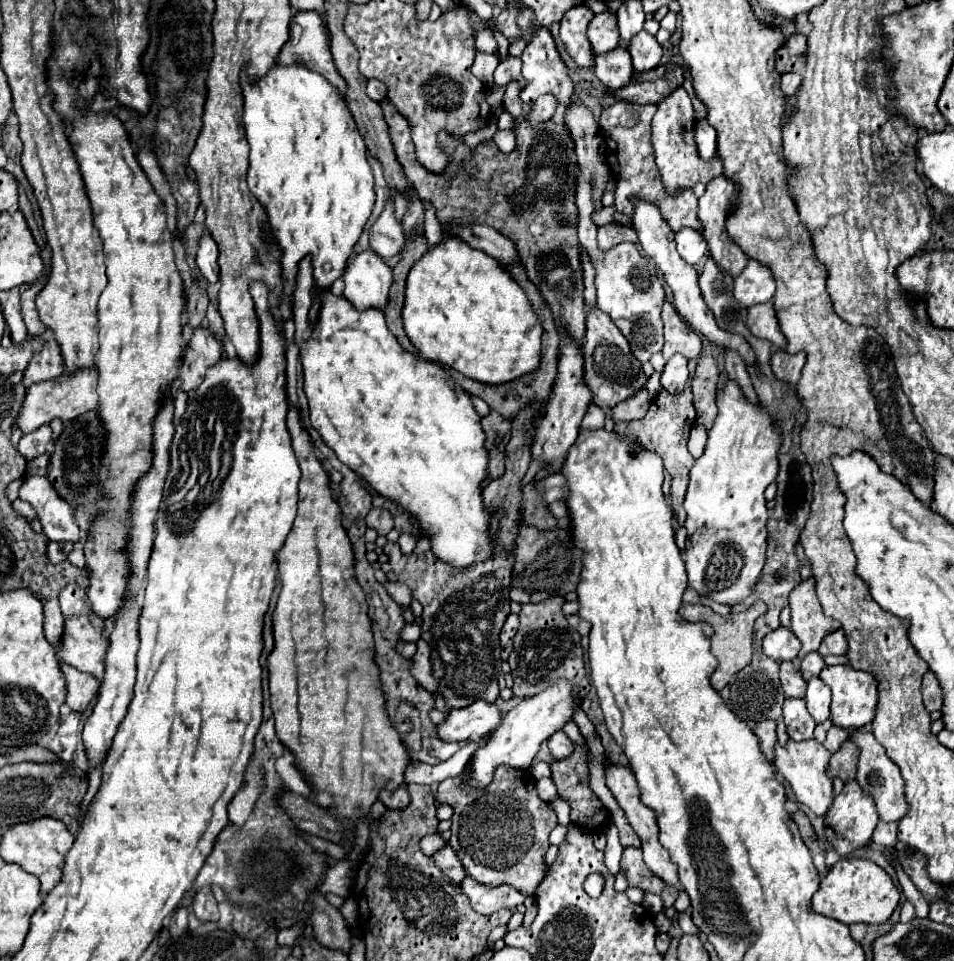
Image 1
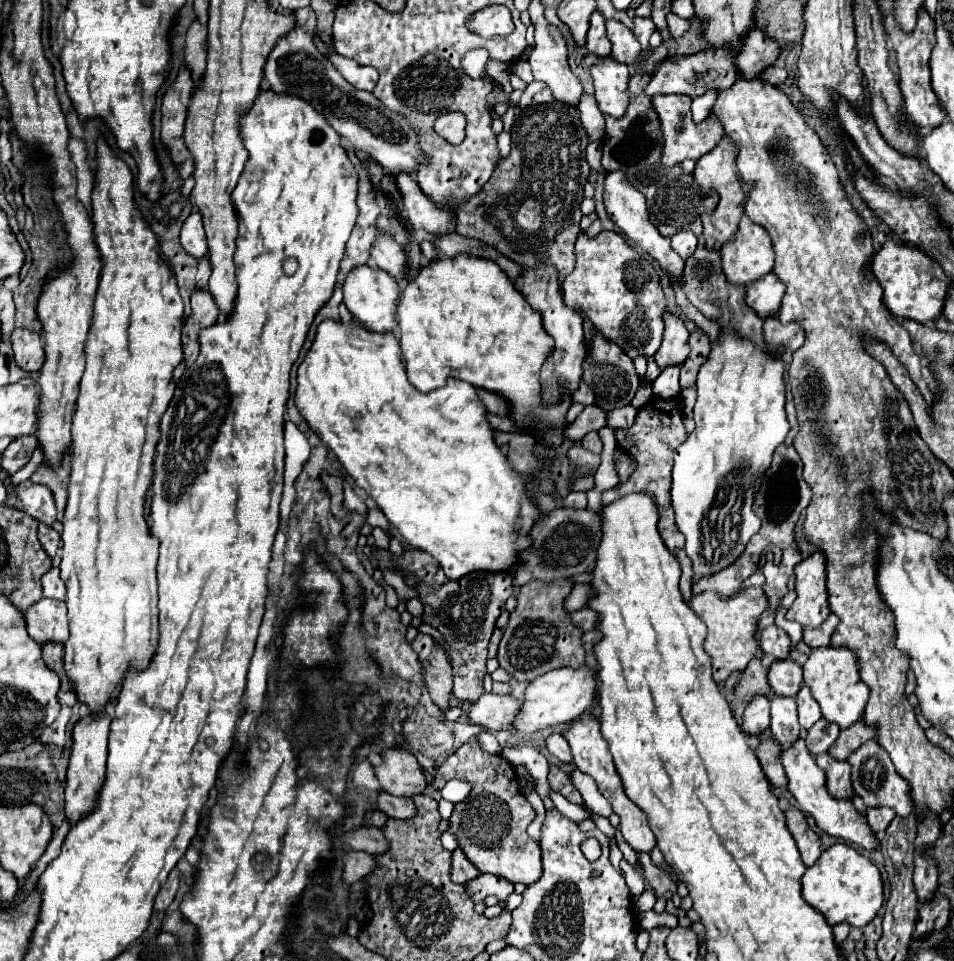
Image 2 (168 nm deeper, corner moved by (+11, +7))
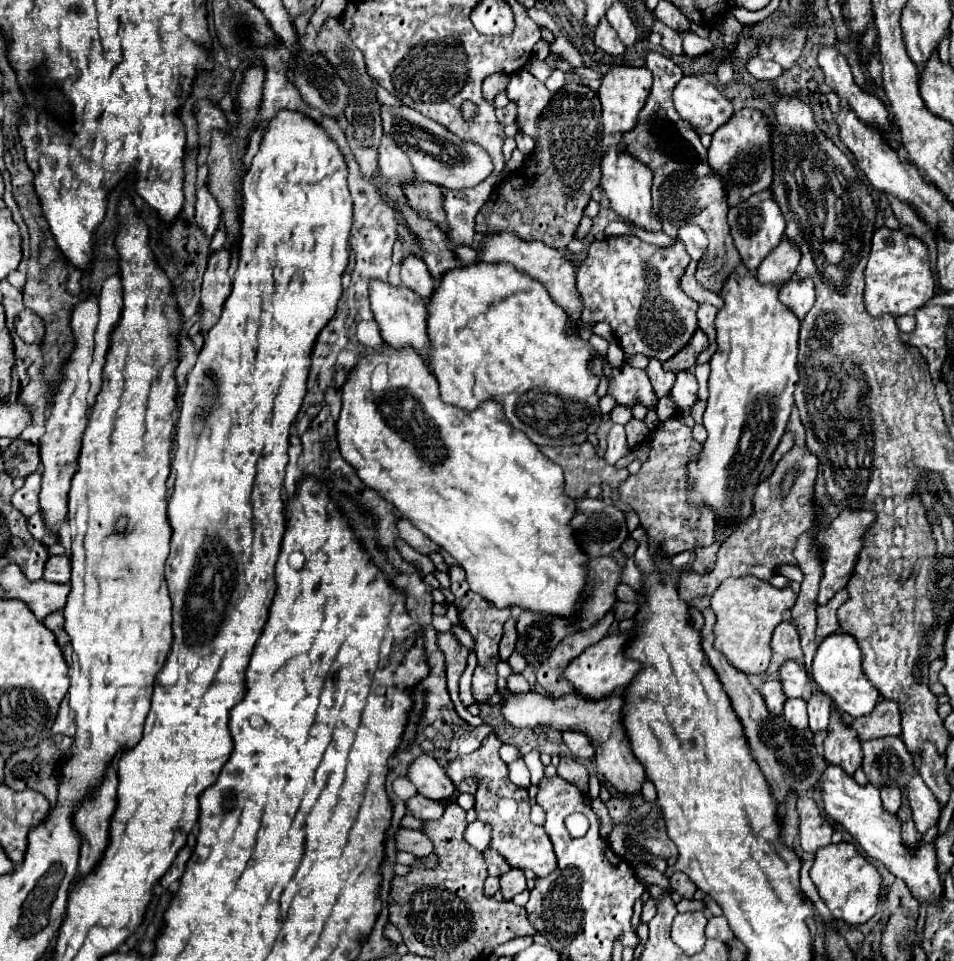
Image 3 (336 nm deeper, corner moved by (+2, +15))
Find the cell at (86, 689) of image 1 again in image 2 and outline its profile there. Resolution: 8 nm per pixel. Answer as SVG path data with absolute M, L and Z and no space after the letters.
M57 642L43 644L43 660L65 682L67 676L65 676L65 668L63 668L63 644L57 644Z

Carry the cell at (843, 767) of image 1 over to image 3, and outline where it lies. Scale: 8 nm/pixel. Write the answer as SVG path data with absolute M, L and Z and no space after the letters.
M880 700L874 710L852 722L852 728L858 732L858 738L872 740L872 738L884 738L884 736L898 736L900 734L900 712L898 704L892 700Z

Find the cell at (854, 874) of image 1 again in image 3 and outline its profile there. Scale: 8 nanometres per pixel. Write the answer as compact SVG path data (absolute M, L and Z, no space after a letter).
M838 842L828 844L816 852L814 864L810 868L810 878L818 888L820 898L830 908L836 920L844 920L848 924L864 924L878 910L878 898L882 890L882 876L874 864L870 864L854 844Z

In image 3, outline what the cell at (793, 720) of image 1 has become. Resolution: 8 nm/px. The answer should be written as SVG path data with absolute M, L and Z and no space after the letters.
M788 698L786 702L784 702L784 720L790 724L790 726L794 726L794 728L798 728L798 730L802 730L802 728L806 728L808 726L808 714L806 714L806 700L802 700L802 698Z

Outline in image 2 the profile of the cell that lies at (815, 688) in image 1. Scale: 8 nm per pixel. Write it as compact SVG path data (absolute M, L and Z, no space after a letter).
M803 686L797 694L797 708L799 708L799 724L805 730L809 730L821 718L821 708L817 700L811 696L811 690L807 686Z

